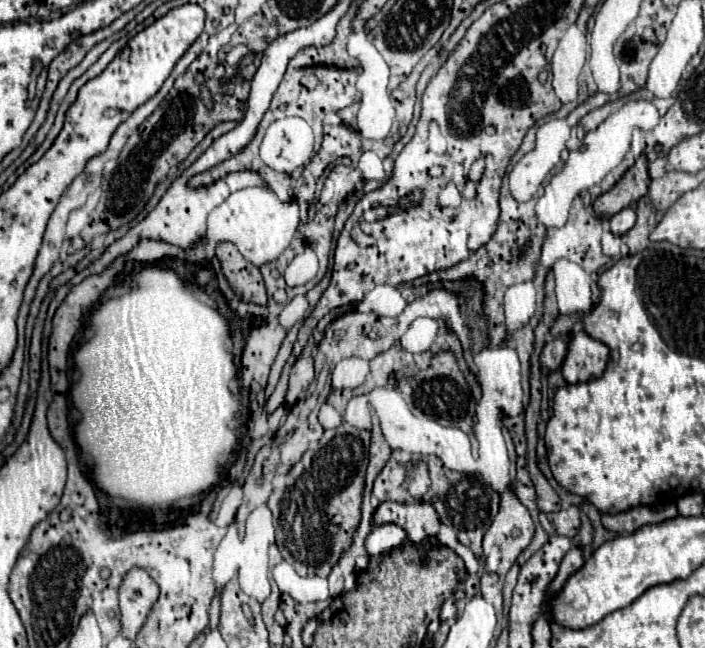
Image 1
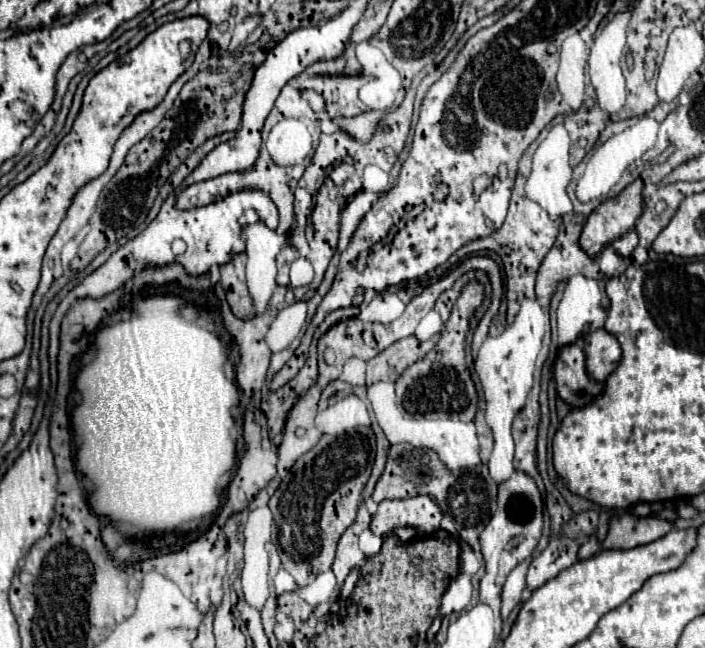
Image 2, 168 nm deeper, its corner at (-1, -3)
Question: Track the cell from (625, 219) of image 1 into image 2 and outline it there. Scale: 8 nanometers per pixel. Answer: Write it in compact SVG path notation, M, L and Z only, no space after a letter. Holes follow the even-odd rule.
M629 231L629 233L623 235L621 239L613 241L613 249L615 249L617 255L621 255L621 257L629 257L635 247L637 247L637 233L635 233L635 231Z

